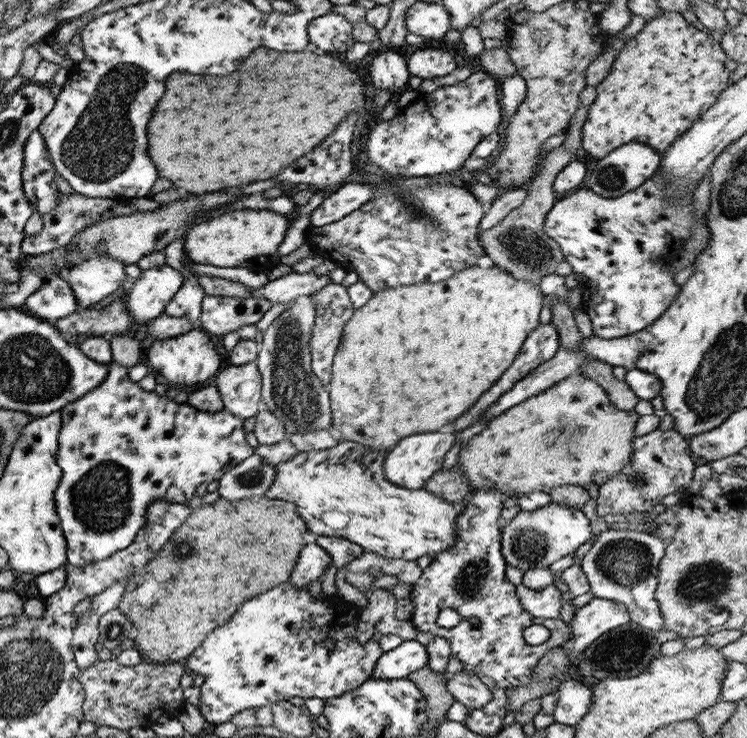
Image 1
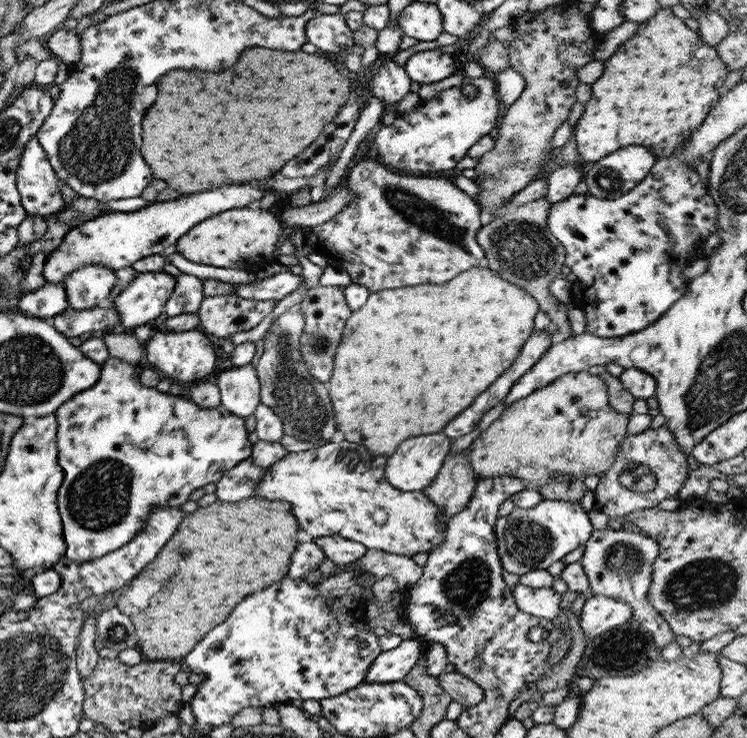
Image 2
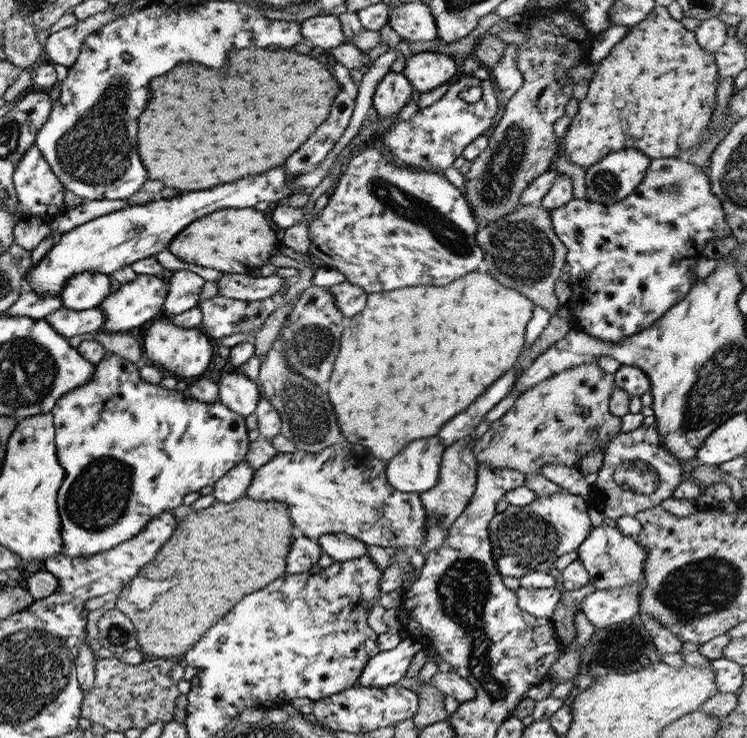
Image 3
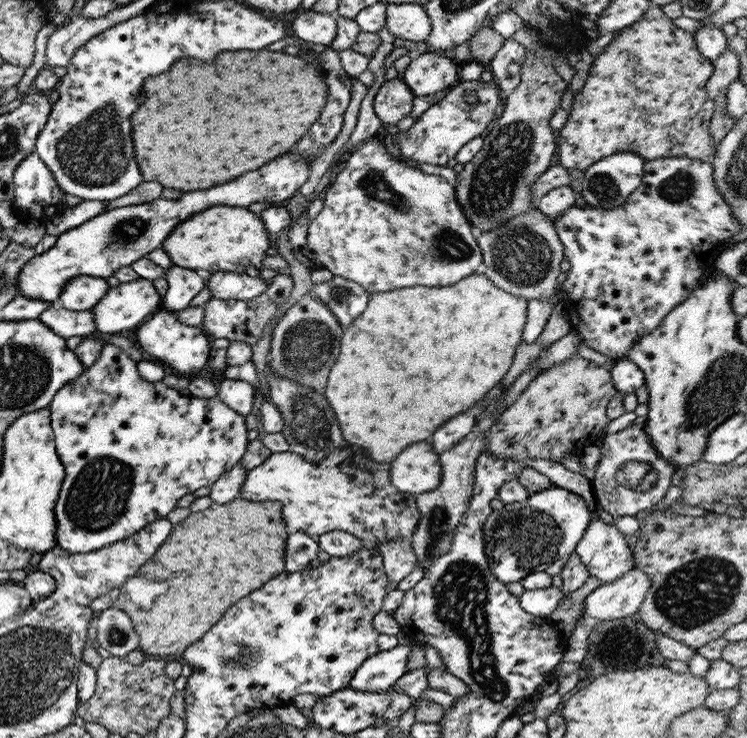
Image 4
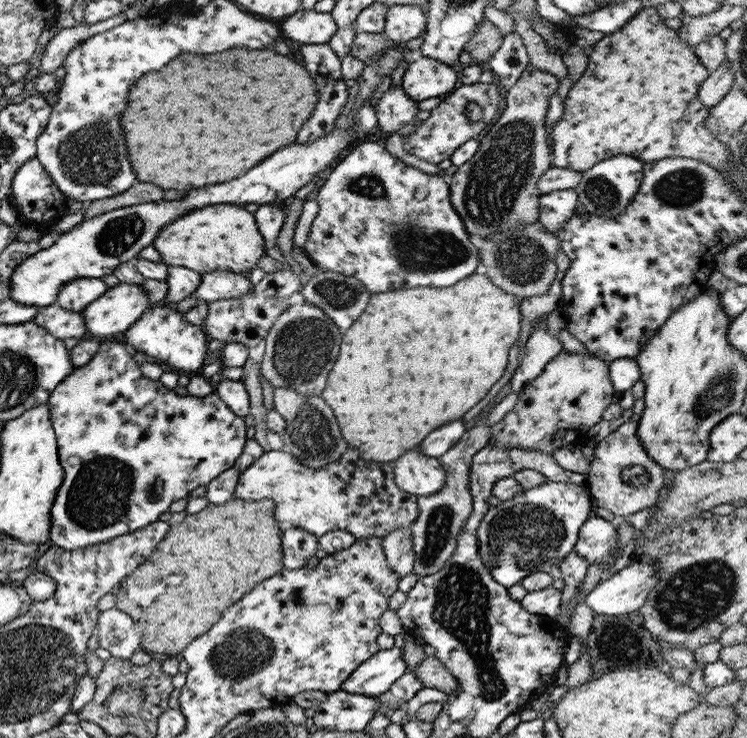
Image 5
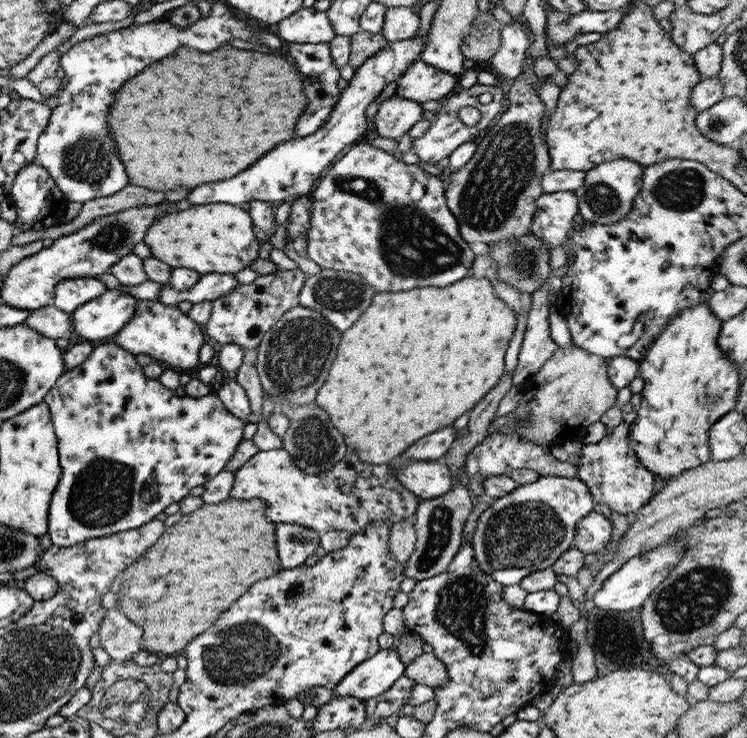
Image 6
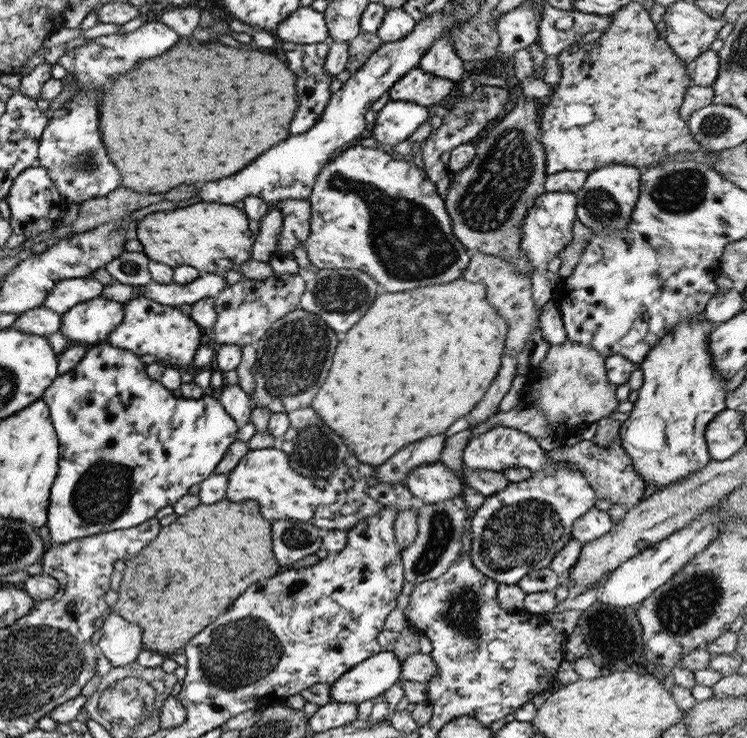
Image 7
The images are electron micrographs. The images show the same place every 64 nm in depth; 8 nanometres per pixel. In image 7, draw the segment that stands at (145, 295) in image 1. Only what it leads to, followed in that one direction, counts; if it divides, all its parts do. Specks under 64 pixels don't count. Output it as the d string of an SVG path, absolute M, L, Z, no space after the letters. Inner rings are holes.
M102 294L92 300L76 304L68 309L62 317L59 331L66 336L69 345L93 346L106 342L107 336L121 323L124 318L123 303L106 299Z

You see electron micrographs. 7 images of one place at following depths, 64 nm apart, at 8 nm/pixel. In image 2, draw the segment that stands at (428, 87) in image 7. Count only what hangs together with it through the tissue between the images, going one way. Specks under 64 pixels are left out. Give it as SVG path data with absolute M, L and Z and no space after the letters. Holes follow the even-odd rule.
M438 49L418 51L410 55L404 67L411 80L421 85L440 82L460 68L453 54Z

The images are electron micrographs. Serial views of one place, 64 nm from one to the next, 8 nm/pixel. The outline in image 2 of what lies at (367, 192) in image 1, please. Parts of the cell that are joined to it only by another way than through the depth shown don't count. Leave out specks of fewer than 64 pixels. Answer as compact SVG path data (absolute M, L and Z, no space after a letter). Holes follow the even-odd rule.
M347 186L339 187L330 194L328 199L301 207L293 207L288 204L278 215L287 230L298 226L304 226L307 229L333 219L354 199L355 192L351 192Z

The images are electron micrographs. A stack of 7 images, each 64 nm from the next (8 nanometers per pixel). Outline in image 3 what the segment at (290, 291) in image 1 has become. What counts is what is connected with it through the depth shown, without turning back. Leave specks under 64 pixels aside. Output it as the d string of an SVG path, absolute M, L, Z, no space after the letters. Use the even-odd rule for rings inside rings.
M224 273L215 281L217 294L236 300L257 301L270 298L284 287L289 288L291 279L266 273L260 277L251 274Z

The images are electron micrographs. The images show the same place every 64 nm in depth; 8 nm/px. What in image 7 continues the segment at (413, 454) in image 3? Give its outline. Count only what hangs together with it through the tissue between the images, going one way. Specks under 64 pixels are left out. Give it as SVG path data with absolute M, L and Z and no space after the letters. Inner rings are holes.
M439 461L412 469L403 484L412 496L420 498L426 505L463 496L462 482L458 476Z

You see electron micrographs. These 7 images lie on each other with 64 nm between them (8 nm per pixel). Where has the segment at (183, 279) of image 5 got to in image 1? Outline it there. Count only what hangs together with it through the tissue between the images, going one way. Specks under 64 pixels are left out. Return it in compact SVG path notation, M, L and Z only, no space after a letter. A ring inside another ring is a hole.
M194 274L185 277L183 285L166 304L163 312L175 317L189 318L193 323L200 324L201 304L205 292Z

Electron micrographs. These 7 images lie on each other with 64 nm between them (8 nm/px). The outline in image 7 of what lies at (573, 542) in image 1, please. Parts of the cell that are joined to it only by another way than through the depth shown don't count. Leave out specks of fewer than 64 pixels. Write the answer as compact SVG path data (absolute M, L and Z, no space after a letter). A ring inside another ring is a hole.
M569 464L570 468L533 472L532 478L524 482L510 482L504 490L485 497L486 502L478 508L470 526L472 545L469 556L476 570L494 580L497 585L512 585L518 584L531 570L549 566L553 556L556 556L572 537L573 524L588 510L592 510L597 501L597 496L588 484L588 480L585 480L574 464Z

